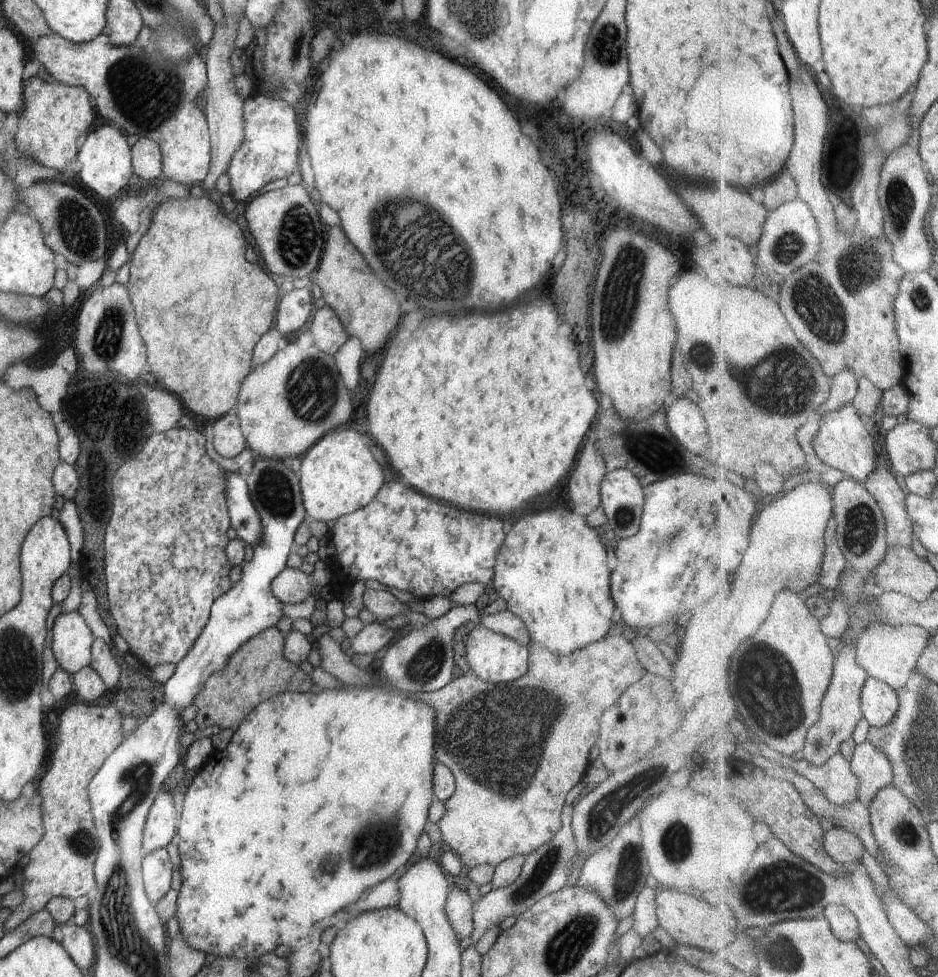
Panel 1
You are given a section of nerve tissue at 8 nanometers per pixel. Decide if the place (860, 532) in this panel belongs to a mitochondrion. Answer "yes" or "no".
yes

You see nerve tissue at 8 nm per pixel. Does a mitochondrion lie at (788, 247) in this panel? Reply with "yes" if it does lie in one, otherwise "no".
yes

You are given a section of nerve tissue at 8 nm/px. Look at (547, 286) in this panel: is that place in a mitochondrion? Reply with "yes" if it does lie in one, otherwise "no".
no

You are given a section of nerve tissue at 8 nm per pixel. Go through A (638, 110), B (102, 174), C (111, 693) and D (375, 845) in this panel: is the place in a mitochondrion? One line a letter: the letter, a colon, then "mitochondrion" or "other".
A: other
B: other
C: other
D: mitochondrion

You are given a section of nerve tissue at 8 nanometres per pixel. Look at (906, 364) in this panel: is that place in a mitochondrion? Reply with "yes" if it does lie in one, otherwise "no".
no

